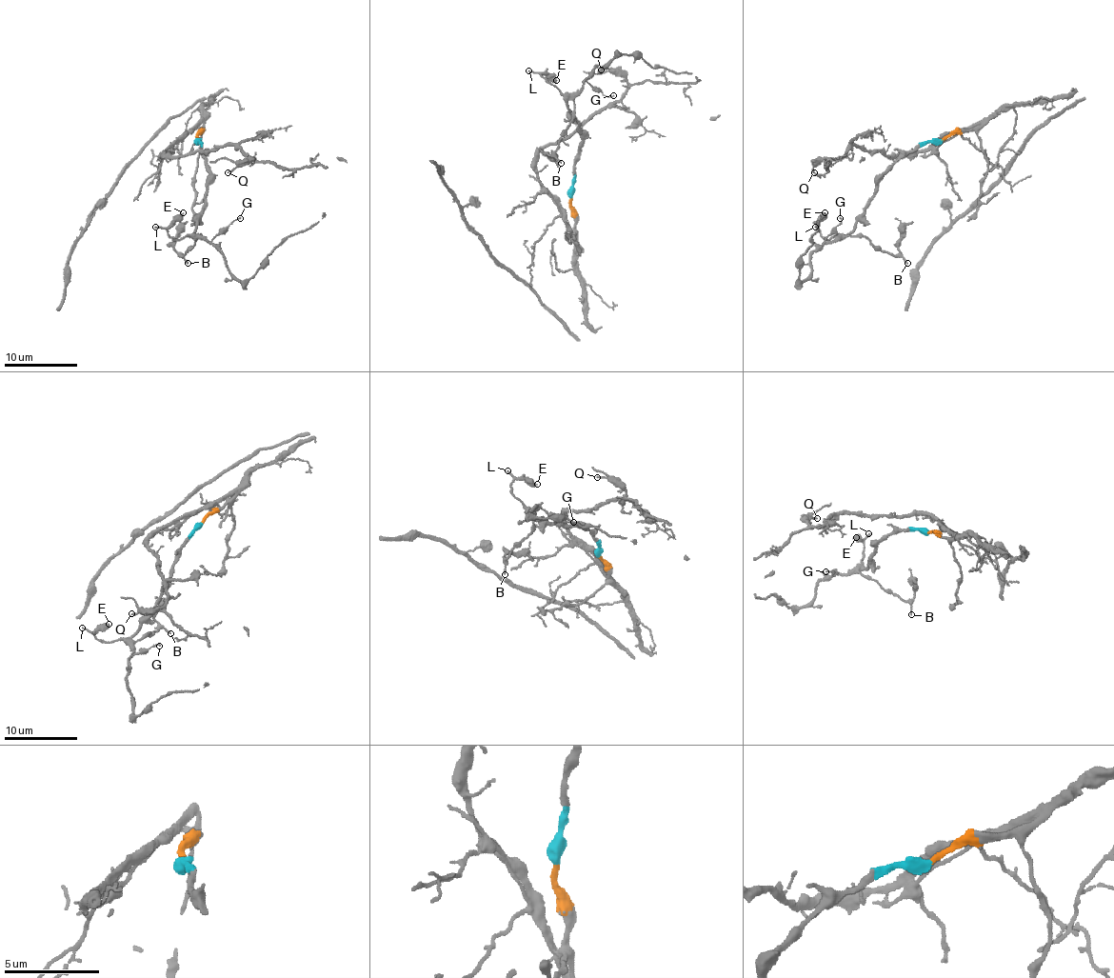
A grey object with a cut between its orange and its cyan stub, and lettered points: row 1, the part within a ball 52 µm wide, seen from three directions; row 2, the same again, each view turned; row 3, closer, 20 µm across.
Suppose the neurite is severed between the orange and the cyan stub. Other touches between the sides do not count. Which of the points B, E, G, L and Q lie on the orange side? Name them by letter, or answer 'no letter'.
Q

